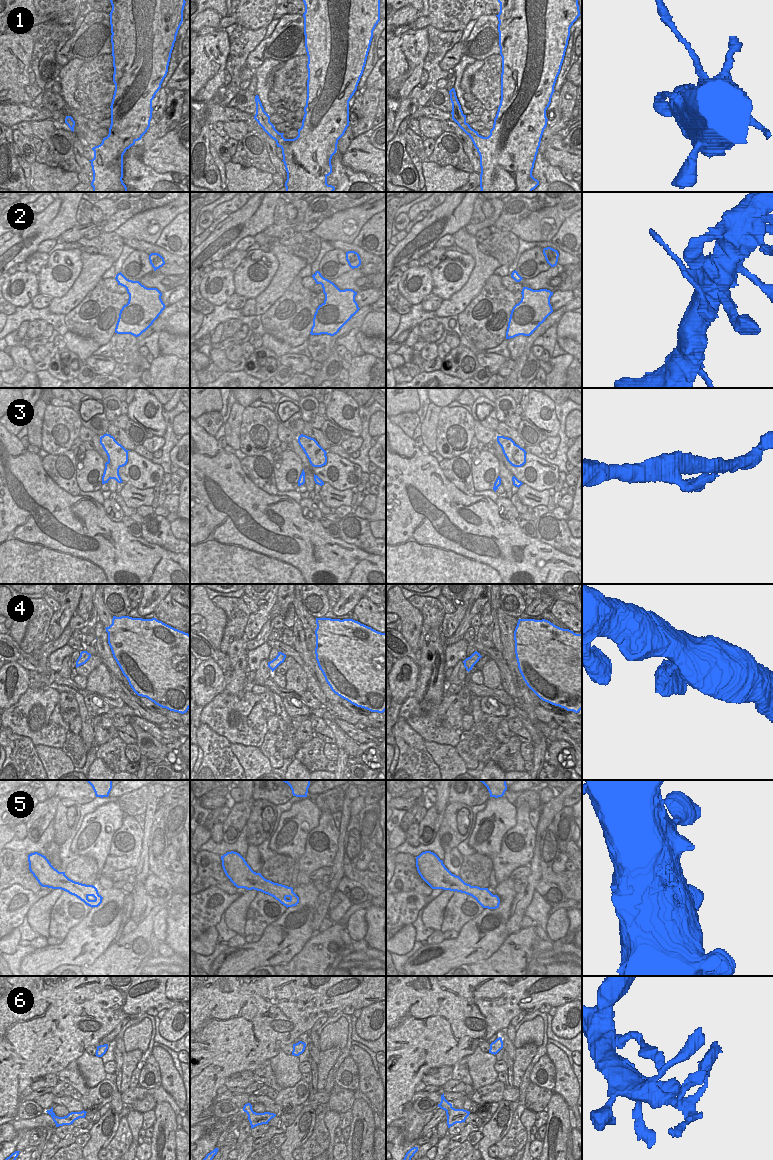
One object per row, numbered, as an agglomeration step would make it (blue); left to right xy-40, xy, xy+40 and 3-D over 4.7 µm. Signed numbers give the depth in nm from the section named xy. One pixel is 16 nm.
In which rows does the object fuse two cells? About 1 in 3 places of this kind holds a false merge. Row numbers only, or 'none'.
none

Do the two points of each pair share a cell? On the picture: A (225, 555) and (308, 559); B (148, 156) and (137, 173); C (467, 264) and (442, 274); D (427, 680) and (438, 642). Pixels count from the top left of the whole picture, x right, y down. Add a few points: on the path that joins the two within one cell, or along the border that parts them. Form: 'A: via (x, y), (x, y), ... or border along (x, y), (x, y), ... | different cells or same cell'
A: via (246, 559), (272, 559), (276, 556), (287, 559) | same cell
B: border along (140, 157), (155, 171), (165, 172) | different cells
C: via (463, 272), (456, 282), (449, 281) | same cell
D: via (427, 670), (426, 653), (428, 650) | same cell

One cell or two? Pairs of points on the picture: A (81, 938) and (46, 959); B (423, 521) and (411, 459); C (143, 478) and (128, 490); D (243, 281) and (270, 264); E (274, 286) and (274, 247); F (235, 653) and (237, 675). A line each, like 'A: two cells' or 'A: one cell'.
A: one cell
B: one cell
C: two cells
D: one cell
E: one cell
F: one cell

